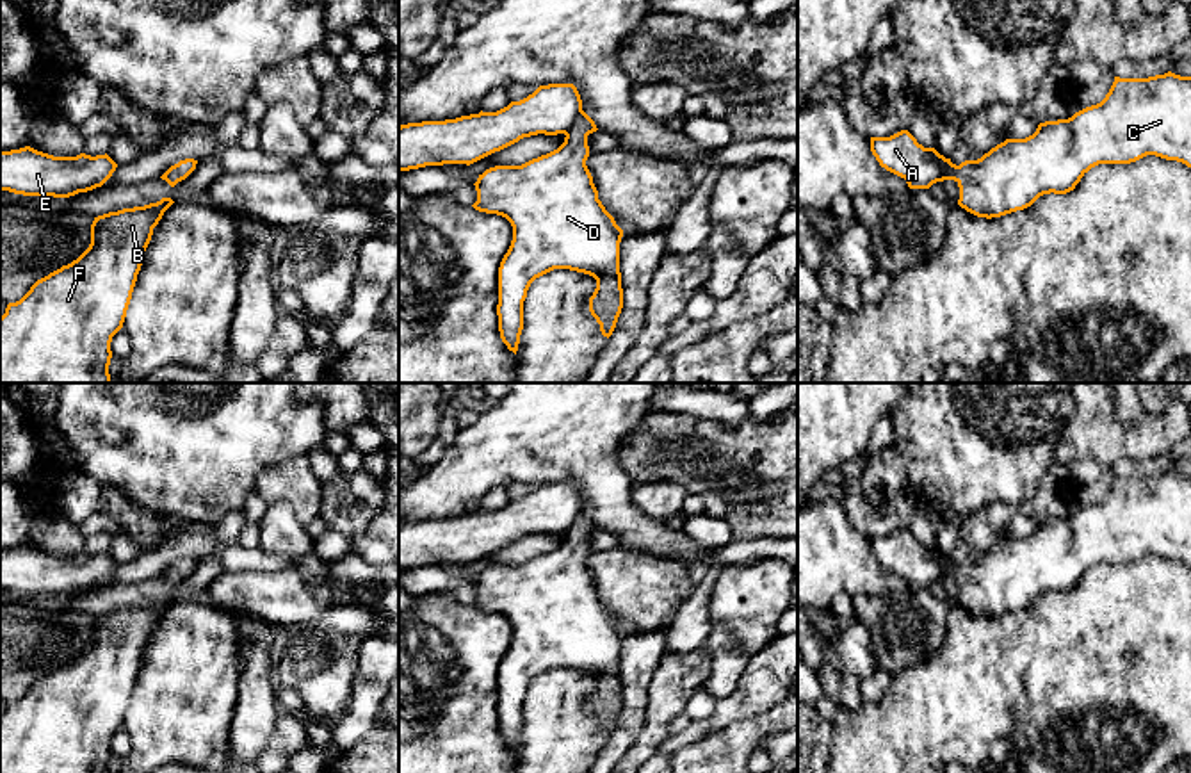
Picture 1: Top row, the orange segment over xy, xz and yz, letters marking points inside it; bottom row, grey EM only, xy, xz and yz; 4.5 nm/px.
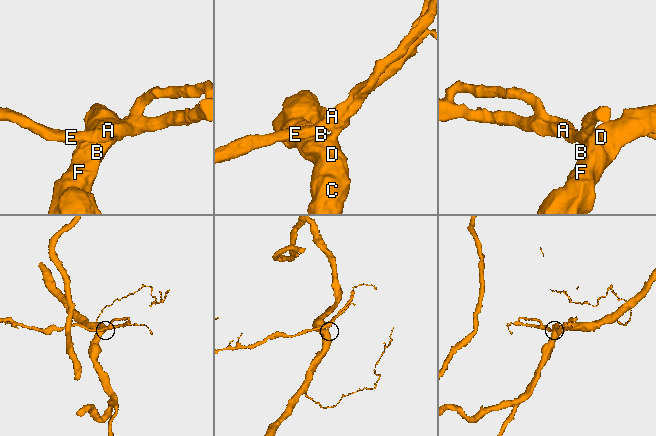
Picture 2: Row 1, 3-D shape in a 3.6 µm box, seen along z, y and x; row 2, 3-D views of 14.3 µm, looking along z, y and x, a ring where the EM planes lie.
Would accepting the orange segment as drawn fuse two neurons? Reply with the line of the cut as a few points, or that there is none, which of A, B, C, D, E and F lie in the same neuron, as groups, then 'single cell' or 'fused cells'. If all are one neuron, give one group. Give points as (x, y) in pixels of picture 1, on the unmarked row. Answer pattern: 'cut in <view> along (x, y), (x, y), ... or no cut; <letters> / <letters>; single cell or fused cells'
no cut; A B C D E F; single cell

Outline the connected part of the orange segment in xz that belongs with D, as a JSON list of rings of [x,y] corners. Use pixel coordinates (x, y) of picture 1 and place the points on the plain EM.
[[[573,483],[539,484],[497,511],[399,525],[399,572],[425,565],[474,563],[523,536],[564,533],[564,541],[522,565],[495,565],[479,574],[479,611],[506,616],[513,639],[498,666],[498,730],[516,753],[523,700],[531,682],[554,670],[589,673],[596,688],[589,711],[611,736],[623,707],[620,641],[623,629],[598,598],[586,565],[595,520],[582,509]]]

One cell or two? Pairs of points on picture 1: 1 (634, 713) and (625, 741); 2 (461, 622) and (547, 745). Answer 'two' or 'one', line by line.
1: one
2: two

